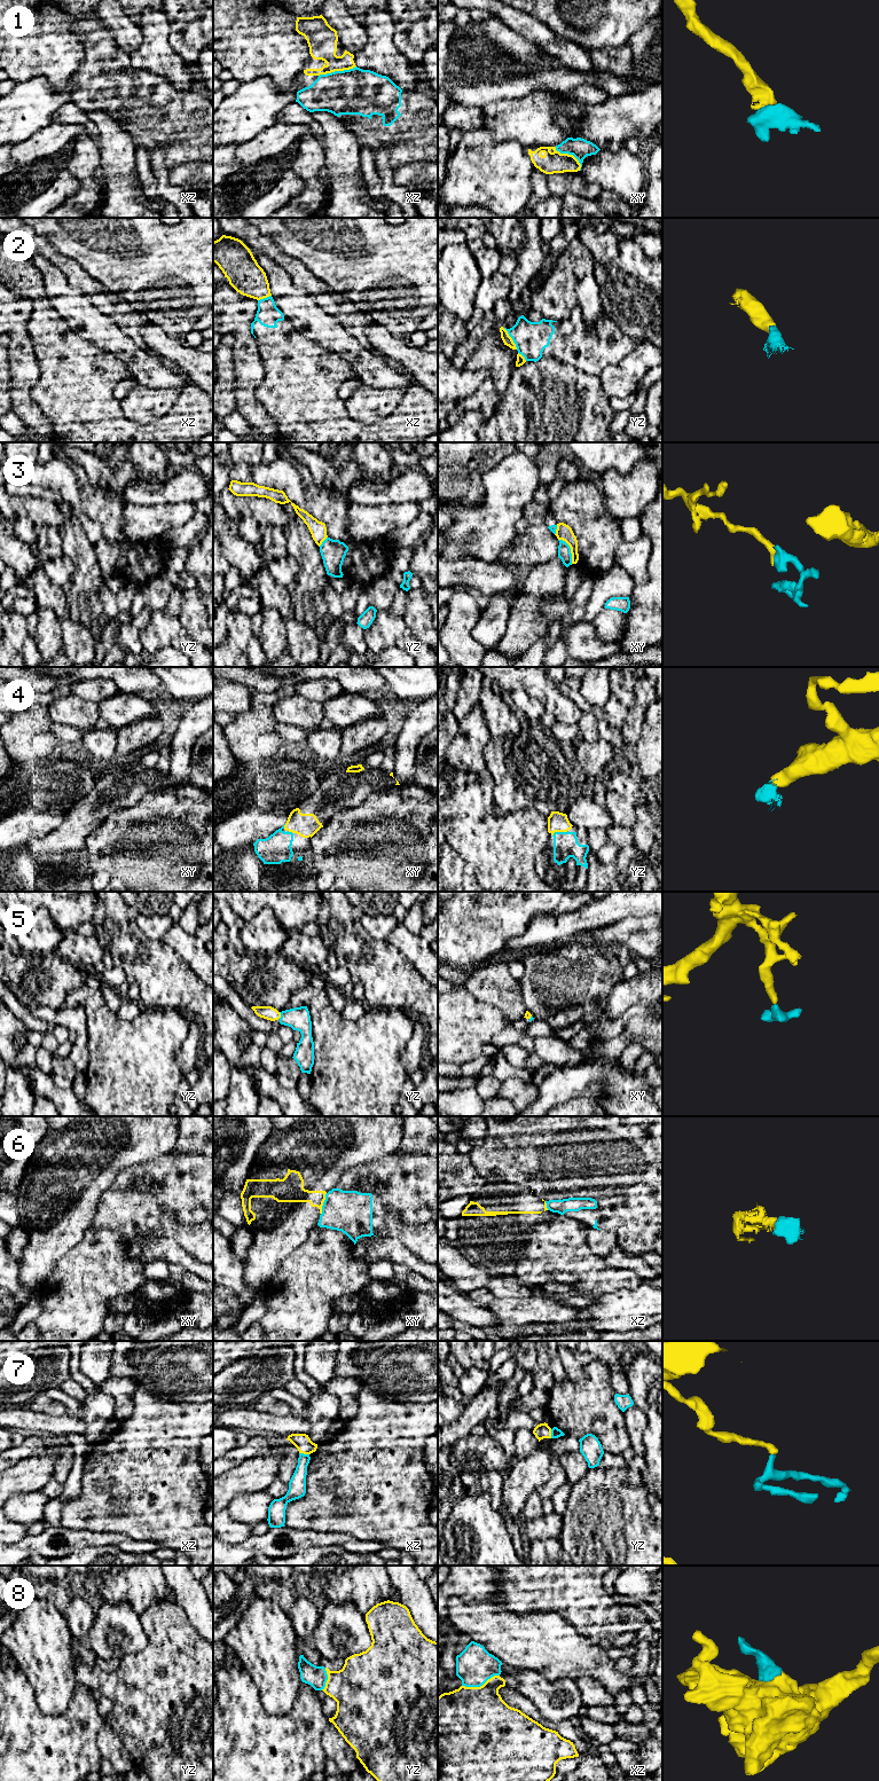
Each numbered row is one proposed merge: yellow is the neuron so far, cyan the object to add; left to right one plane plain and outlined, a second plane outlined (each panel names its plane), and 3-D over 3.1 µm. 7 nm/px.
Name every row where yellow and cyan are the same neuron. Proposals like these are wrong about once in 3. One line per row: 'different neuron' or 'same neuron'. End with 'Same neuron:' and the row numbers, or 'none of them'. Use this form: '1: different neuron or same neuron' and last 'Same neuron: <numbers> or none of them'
1: same neuron
2: same neuron
3: same neuron
4: same neuron
5: same neuron
6: different neuron
7: same neuron
8: same neuron
Same neuron: 1, 2, 3, 4, 5, 7, 8

